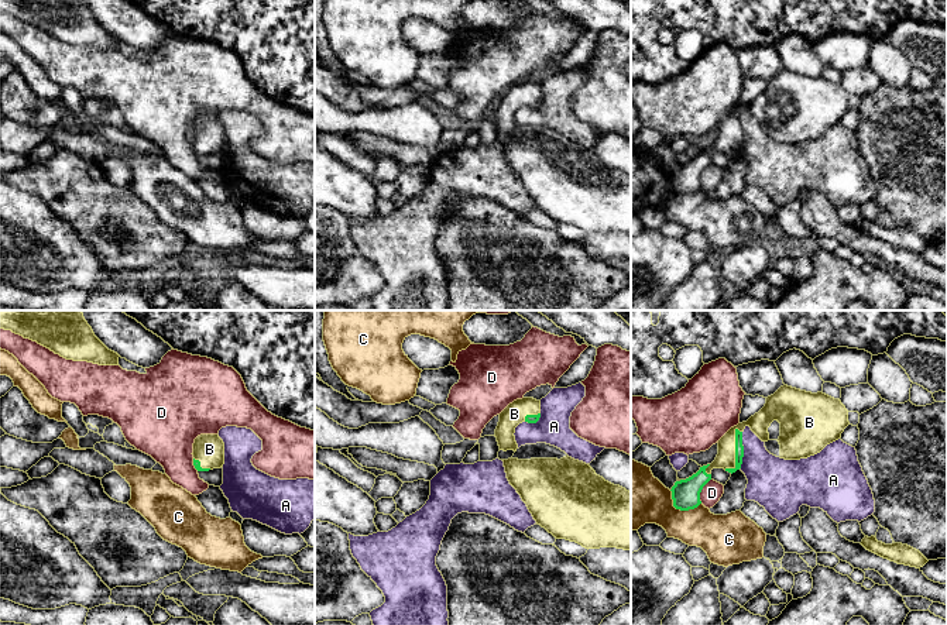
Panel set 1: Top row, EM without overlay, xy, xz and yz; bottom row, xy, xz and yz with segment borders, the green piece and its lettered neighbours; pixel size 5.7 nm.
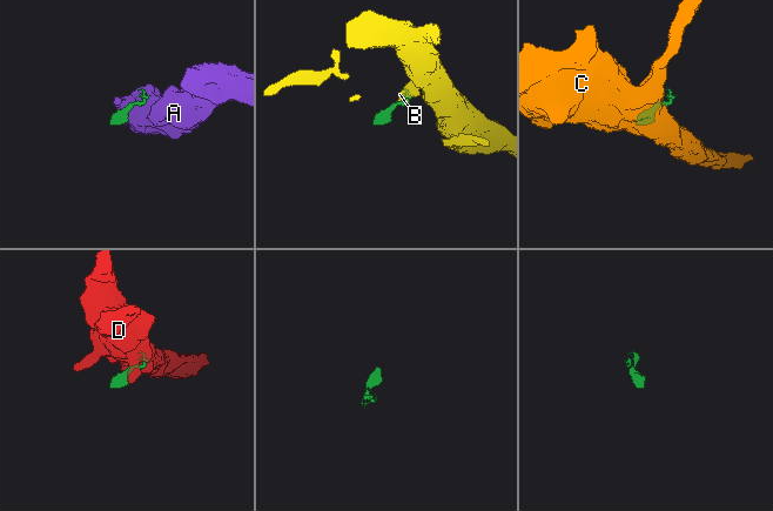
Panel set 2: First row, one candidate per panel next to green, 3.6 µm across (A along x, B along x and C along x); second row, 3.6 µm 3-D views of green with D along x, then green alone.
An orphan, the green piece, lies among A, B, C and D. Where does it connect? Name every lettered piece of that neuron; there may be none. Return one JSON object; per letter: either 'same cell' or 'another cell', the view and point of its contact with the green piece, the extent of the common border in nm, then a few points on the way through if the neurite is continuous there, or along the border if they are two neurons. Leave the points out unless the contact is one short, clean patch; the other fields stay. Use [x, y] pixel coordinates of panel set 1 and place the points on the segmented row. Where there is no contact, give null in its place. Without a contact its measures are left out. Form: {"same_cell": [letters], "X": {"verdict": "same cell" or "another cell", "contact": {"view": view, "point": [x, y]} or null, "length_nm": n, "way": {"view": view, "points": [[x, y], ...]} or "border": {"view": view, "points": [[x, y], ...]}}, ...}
{"same_cell": ["B"], "A": {"verdict": "another cell", "contact": {"view": "yz", "point": [743, 450]}, "length_nm": 220, "border": {"view": "yz", "points": [[743, 432], [743, 463], [738, 469]]}}, "B": {"verdict": "same cell", "contact": {"view": "yz", "point": [736, 452]}, "length_nm": 260, "way": {"view": "yz", "points": [[738, 435], [736, 438], [736, 452], [736, 431], [759, 422]]}}, "C": {"verdict": "another cell", "contact": {"view": "yz", "point": [679, 508]}, "length_nm": 200, "border": {"view": "yz", "points": [[669, 490], [672, 504], [676, 508], [693, 510], [700, 502]]}}, "D": {"verdict": "another cell", "contact": {"view": "yz", "point": [700, 491]}, "length_nm": 160}}

